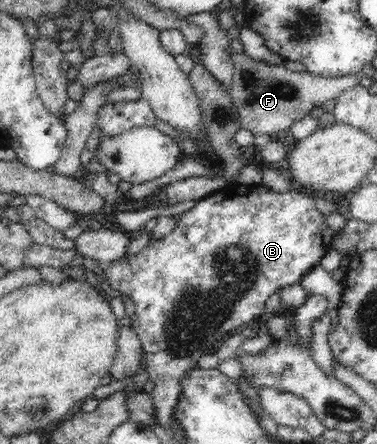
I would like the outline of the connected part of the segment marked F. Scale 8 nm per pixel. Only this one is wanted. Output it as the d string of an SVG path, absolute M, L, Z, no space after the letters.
M229 46L229 54L234 59L234 78L231 80L229 95L234 104L240 128L250 130L253 136L271 136L276 138L280 132L288 130L296 120L311 116L312 108L323 106L334 100L340 92L346 92L360 84L361 73L346 76L323 77L306 72L291 72L282 65L270 65L254 60L244 53L234 52Z

